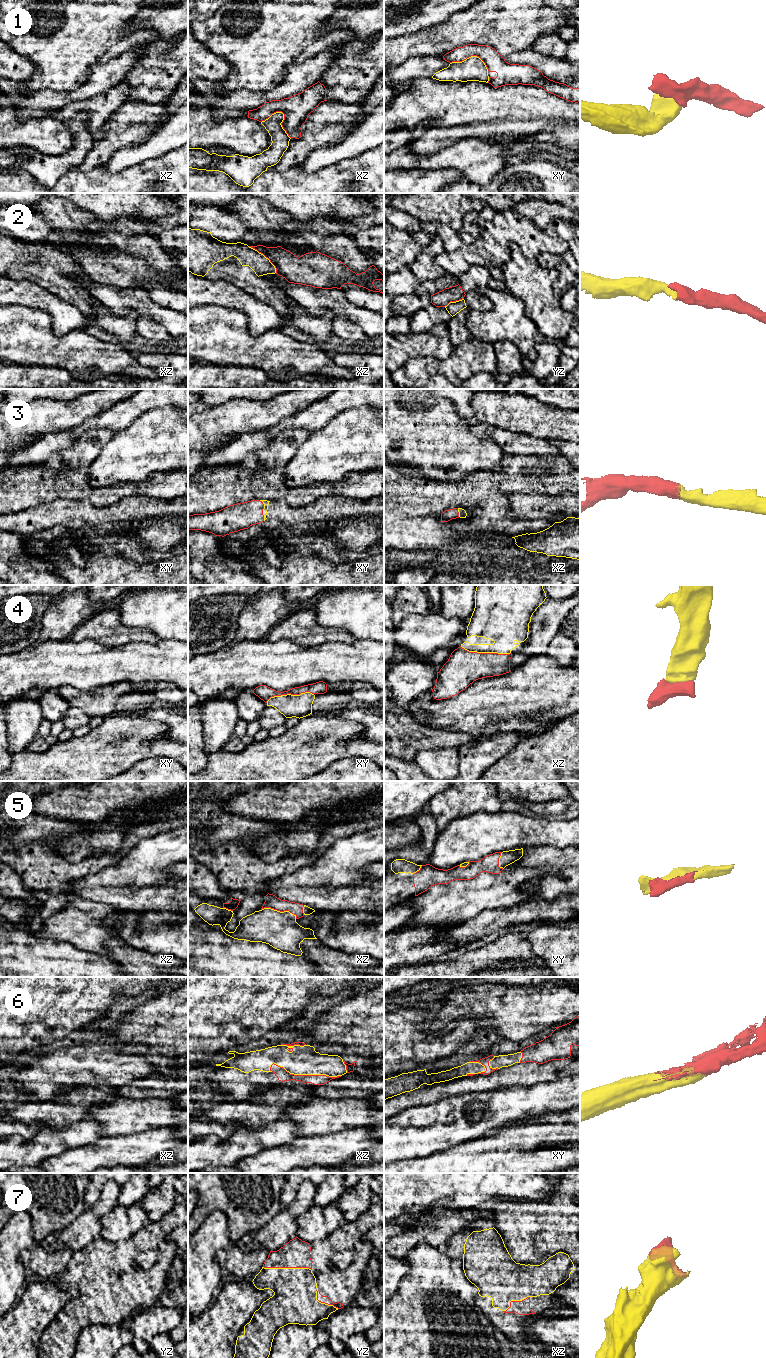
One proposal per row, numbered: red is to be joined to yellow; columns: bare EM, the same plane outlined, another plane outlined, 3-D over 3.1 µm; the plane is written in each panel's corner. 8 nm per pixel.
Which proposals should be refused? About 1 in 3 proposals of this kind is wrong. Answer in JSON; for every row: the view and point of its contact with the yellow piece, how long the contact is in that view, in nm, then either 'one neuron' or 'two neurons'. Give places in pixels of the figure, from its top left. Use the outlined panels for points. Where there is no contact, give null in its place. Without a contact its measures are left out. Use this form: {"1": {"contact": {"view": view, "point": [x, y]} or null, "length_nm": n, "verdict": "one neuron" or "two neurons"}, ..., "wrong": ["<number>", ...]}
{"1": {"contact": {"view": "xz", "point": [283, 115]}, "length_nm": 280, "verdict": "two neurons"}, "2": {"contact": {"view": "xz", "point": [264, 256]}, "length_nm": 320, "verdict": "two neurons"}, "3": {"contact": {"view": "xy", "point": [263, 510]}, "length_nm": 170, "verdict": "one neuron"}, "4": {"contact": {"view": "xz", "point": [485, 652]}, "length_nm": 420, "verdict": "one neuron"}, "5": {"contact": {"view": "xz", "point": [279, 911]}, "length_nm": 300, "verdict": "one neuron"}, "6": {"contact": {"view": "xz", "point": [305, 1074]}, "length_nm": 600, "verdict": "one neuron"}, "7": {"contact": {"view": "yz", "point": [287, 1268]}, "length_nm": 400, "verdict": "one neuron"}, "wrong": ["1", "2"]}

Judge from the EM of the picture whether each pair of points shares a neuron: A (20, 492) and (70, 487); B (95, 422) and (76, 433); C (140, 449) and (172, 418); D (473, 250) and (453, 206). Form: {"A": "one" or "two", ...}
{"A": "one", "B": "one", "C": "one", "D": "two"}

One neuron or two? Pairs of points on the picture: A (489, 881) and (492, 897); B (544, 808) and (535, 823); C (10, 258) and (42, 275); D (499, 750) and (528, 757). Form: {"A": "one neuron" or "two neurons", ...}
{"A": "one neuron", "B": "two neurons", "C": "one neuron", "D": "two neurons"}

